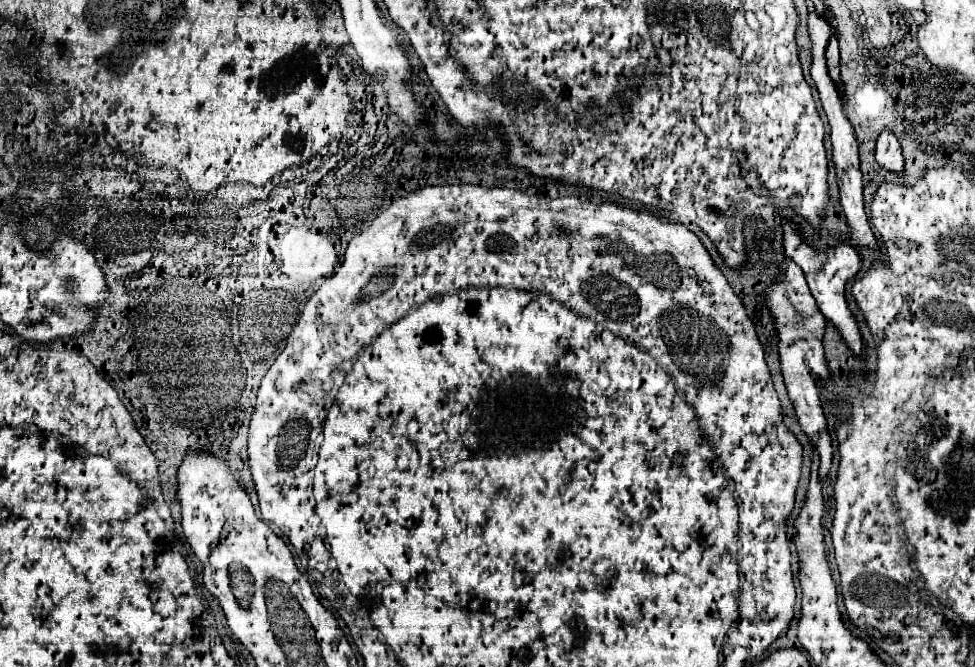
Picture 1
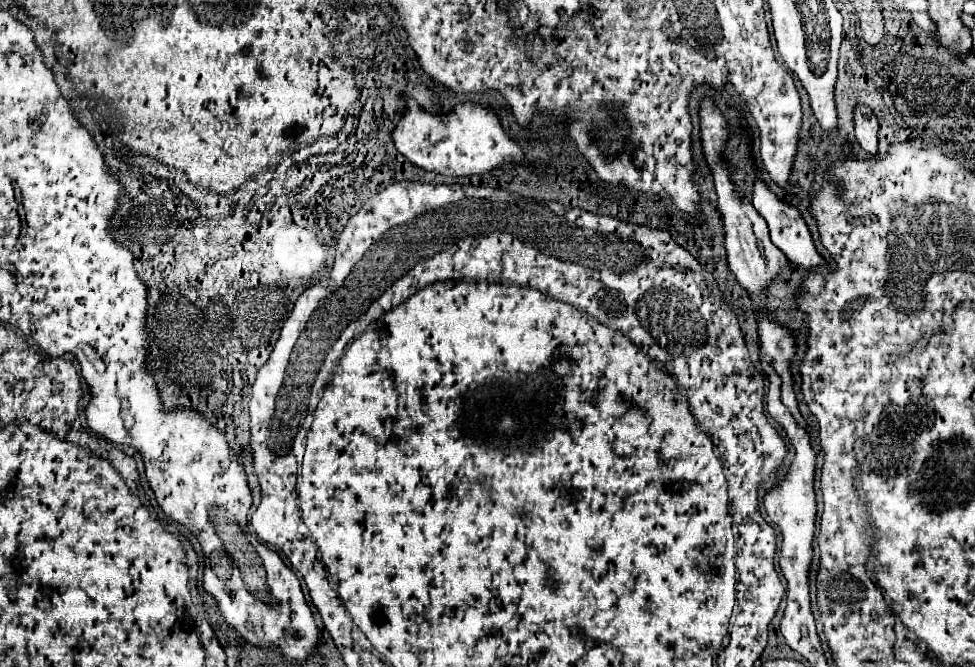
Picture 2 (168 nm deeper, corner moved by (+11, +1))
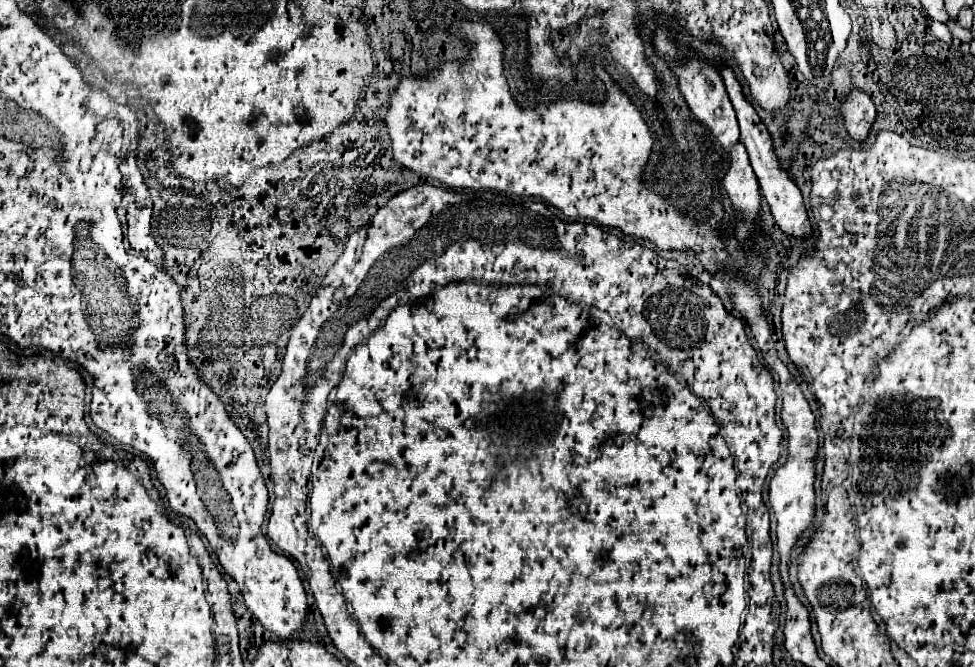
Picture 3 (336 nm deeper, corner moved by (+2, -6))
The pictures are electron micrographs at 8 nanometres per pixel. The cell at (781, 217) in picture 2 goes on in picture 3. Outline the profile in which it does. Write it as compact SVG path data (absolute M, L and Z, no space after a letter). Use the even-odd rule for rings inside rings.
M722 65L720 67L720 75L726 83L726 91L730 95L730 101L736 109L736 115L738 115L738 123L740 123L740 141L744 143L748 155L750 155L750 163L754 167L754 173L758 177L758 183L760 183L760 189L762 189L762 195L766 197L768 205L770 205L770 211L776 219L776 223L780 225L780 229L792 237L806 237L812 233L810 229L810 221L808 221L808 215L806 215L806 209L804 209L804 203L802 203L802 193L800 189L794 185L794 181L790 179L790 175L782 169L780 165L780 159L776 157L774 153L774 145L772 145L772 137L766 129L766 125L762 123L762 119L758 117L756 109L746 101L746 97L742 95L742 87L734 75L734 71L728 67L728 65Z

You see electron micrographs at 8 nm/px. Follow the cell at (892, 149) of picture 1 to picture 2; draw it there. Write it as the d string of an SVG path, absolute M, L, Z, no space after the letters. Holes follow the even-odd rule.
M857 106L855 108L855 138L861 144L861 148L871 156L877 156L877 146L879 146L877 132L879 132L879 122L875 114L867 106Z

